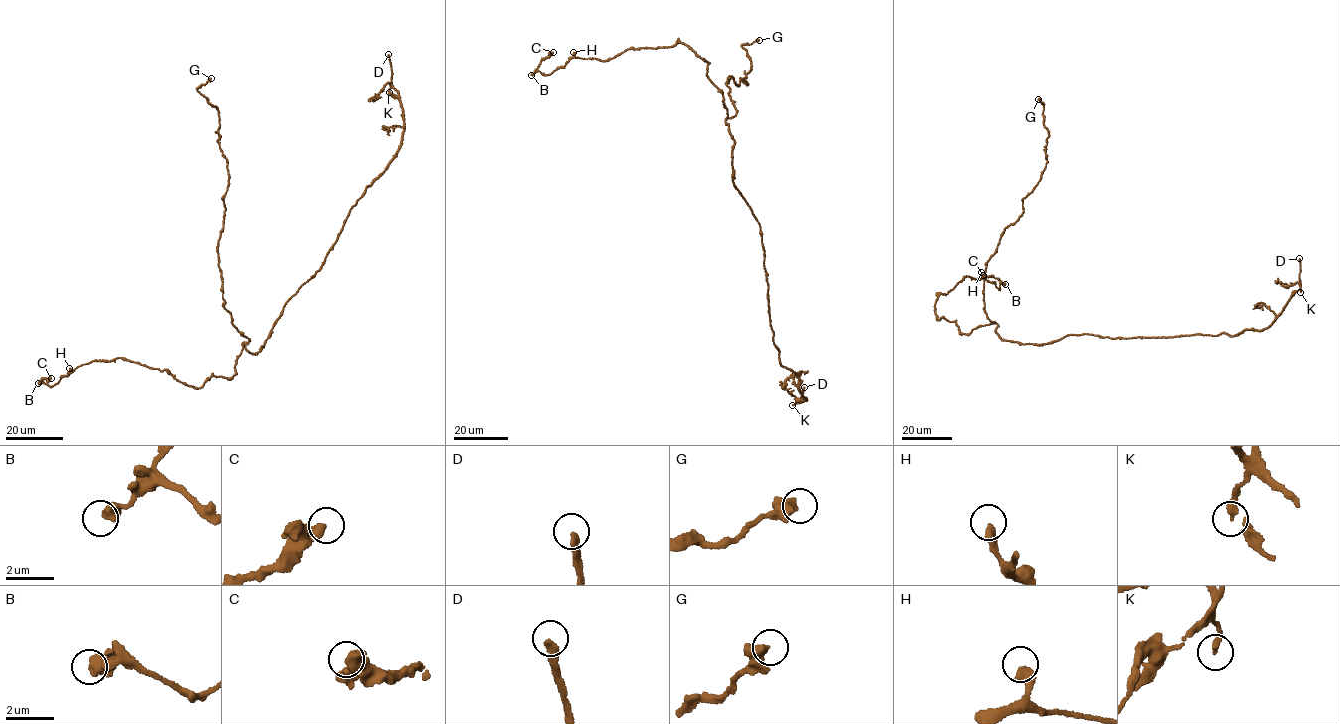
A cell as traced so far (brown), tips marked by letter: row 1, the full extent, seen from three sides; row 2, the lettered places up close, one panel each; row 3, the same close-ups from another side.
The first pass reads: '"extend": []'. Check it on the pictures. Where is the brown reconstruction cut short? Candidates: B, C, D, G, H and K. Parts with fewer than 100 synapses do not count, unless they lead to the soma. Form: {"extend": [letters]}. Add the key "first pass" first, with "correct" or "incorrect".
{"first pass": "incorrect", "extend": ["D"]}

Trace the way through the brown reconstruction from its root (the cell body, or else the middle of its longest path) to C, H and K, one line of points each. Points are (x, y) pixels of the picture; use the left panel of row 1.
C: (274, 323), (260, 351), (242, 344), (234, 376), (199, 388), (118, 358), (51, 378)
H: (274, 323), (260, 351), (242, 344), (234, 376), (211, 376), (198, 388), (168, 370), (119, 358), (69, 368)
K: (274, 323), (321, 267), (351, 208), (397, 152), (403, 108), (397, 91), (391, 87), (389, 92)

